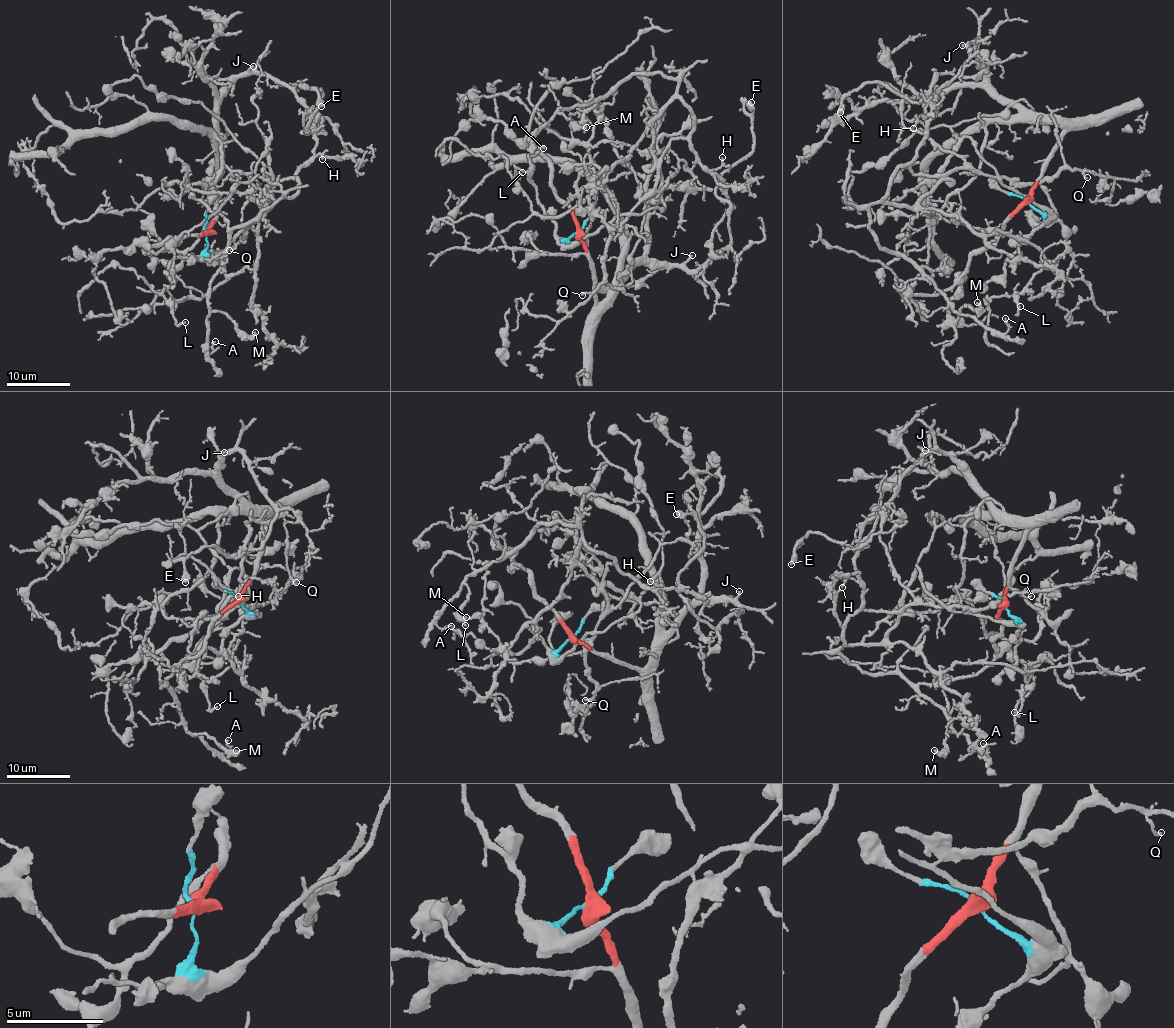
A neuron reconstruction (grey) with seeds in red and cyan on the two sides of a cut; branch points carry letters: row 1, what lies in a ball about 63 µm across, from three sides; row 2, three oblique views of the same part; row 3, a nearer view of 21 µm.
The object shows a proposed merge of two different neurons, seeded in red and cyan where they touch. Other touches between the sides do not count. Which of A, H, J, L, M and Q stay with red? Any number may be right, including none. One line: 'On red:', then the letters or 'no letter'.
On red: J

